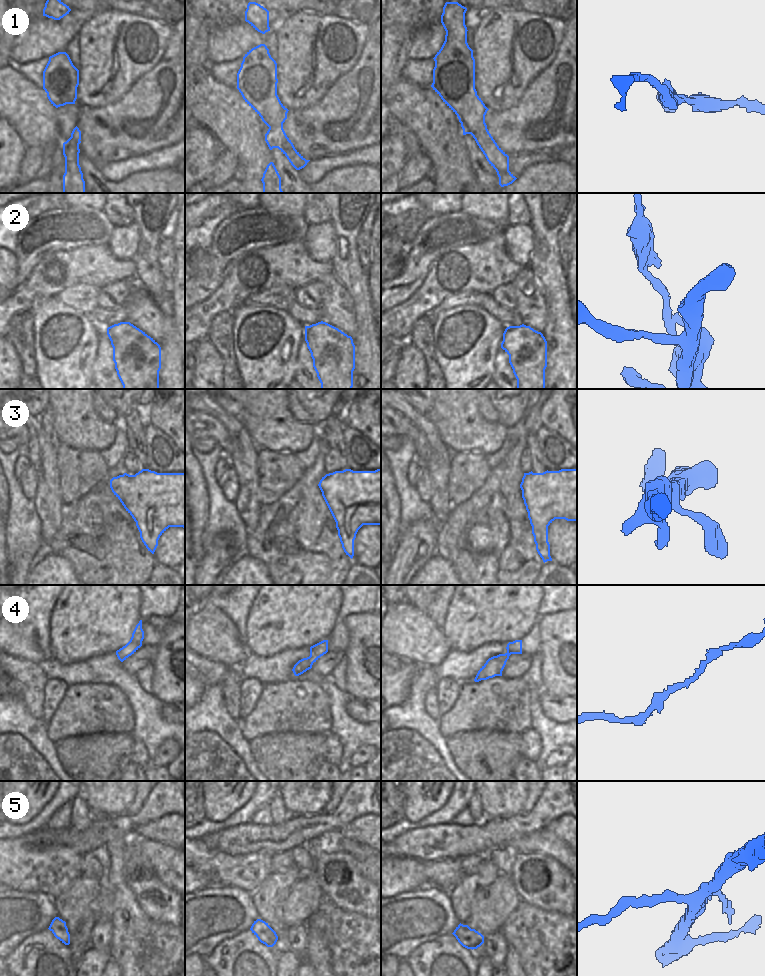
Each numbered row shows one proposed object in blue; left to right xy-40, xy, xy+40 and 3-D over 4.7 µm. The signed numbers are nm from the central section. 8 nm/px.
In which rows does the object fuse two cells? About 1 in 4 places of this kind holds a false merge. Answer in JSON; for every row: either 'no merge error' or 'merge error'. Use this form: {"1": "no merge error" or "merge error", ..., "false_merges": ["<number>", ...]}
{"1": "merge error", "2": "merge error", "3": "no merge error", "4": "no merge error", "5": "merge error", "false_merges": ["1", "2", "5"]}

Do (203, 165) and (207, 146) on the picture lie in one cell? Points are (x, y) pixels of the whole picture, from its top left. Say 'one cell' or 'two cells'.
one cell

